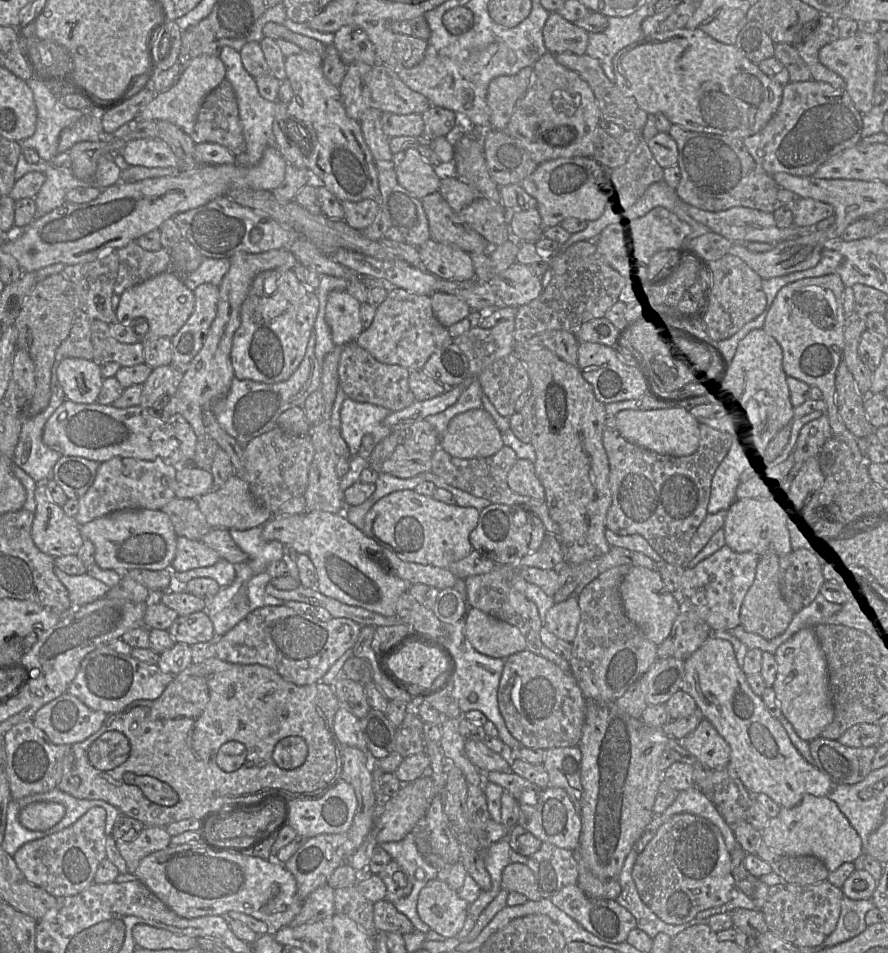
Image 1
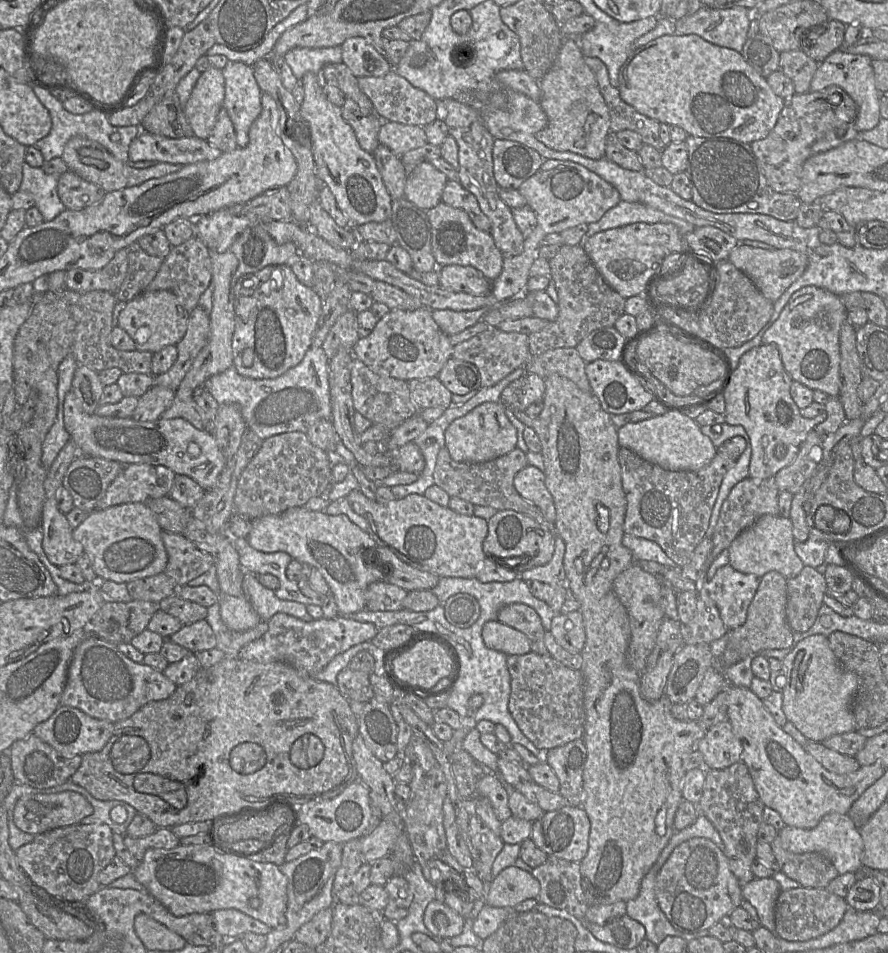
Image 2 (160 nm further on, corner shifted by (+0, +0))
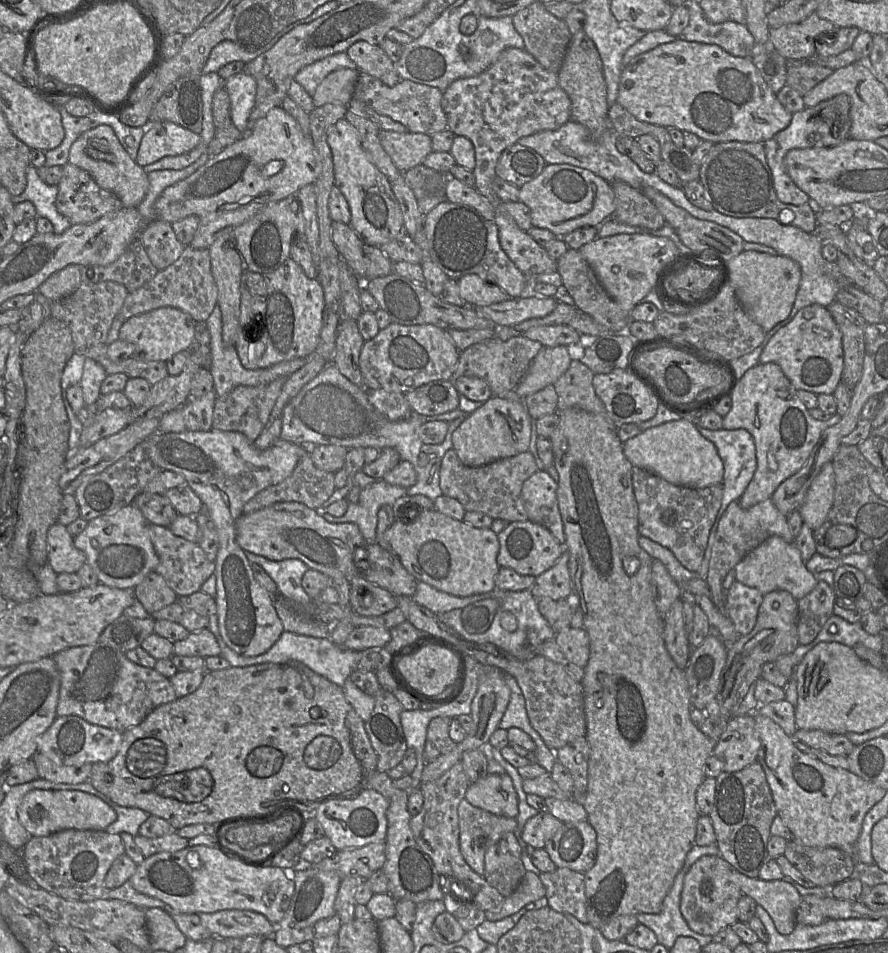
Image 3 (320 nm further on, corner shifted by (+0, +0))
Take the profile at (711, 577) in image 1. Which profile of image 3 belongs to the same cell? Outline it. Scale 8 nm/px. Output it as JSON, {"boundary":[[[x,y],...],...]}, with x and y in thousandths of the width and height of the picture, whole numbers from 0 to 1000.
{"boundary":[[[827,610],[816,621],[816,644],[834,666],[843,665],[852,651],[859,624],[851,617]]]}

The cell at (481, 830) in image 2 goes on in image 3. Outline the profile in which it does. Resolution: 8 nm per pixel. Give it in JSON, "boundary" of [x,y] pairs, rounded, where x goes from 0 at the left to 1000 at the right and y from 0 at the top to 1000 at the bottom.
{"boundary":[[[561,885],[548,891],[544,920],[568,941],[580,935],[592,914],[587,901],[566,893]]]}

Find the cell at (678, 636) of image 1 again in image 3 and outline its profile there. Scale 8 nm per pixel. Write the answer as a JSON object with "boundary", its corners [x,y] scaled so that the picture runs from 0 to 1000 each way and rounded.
{"boundary":[[[868,524],[856,527],[843,534],[837,534],[832,526],[825,526],[812,541],[794,610],[800,618],[801,630],[815,643],[818,618],[814,616],[814,608],[845,578],[868,562],[876,562],[886,570],[894,570],[894,562],[890,557],[885,541],[874,534]]]}

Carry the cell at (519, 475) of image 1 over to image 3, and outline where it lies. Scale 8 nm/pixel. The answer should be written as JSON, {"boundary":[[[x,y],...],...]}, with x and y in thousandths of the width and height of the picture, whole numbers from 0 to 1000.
{"boundary":[[[606,493],[590,505],[587,523],[595,546],[616,554],[636,573],[635,551],[628,525],[628,507],[615,494]]]}

